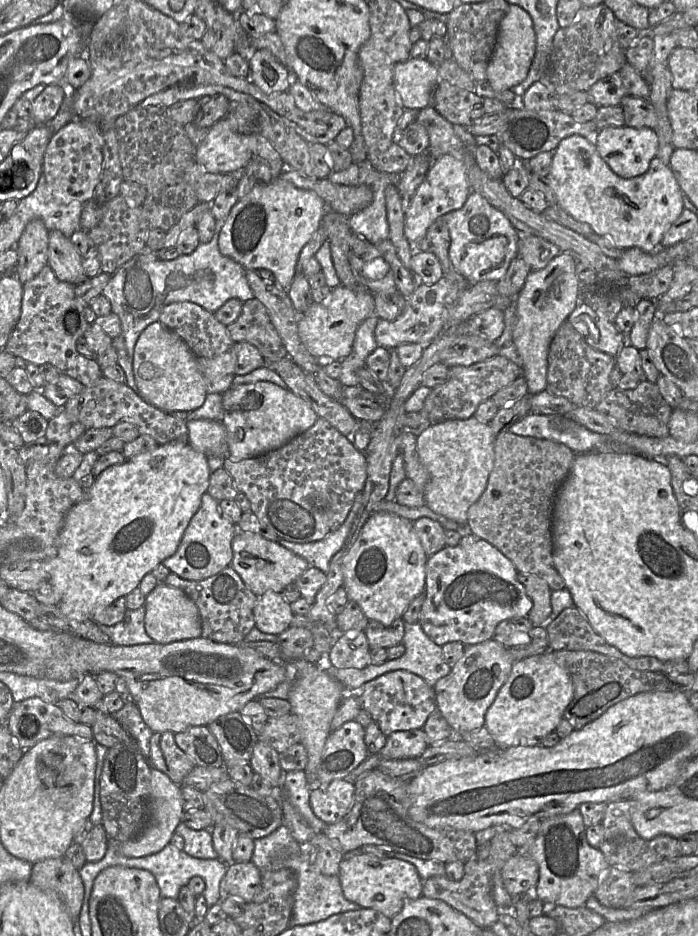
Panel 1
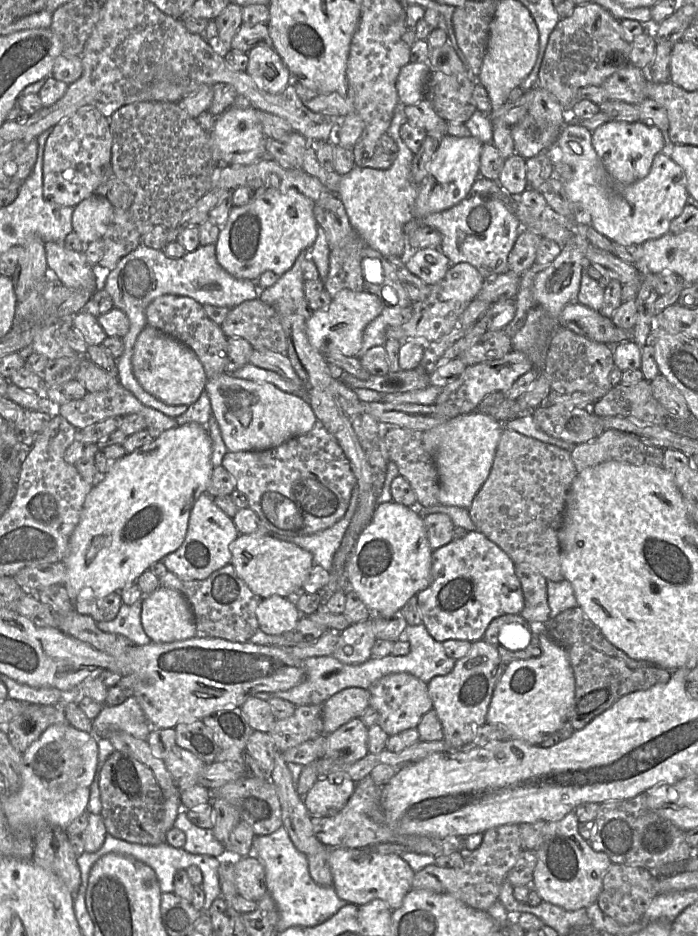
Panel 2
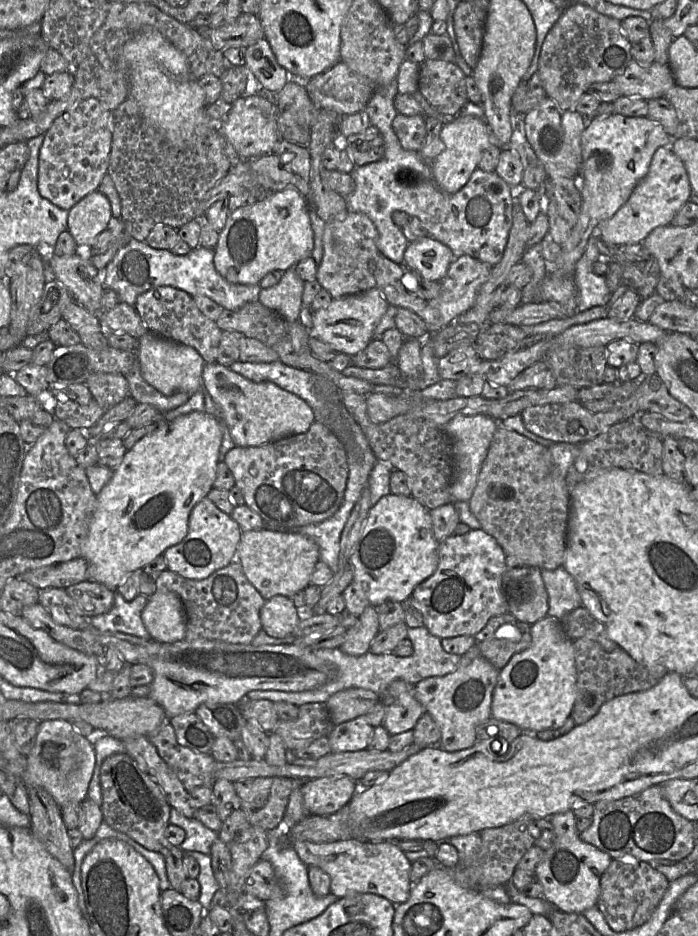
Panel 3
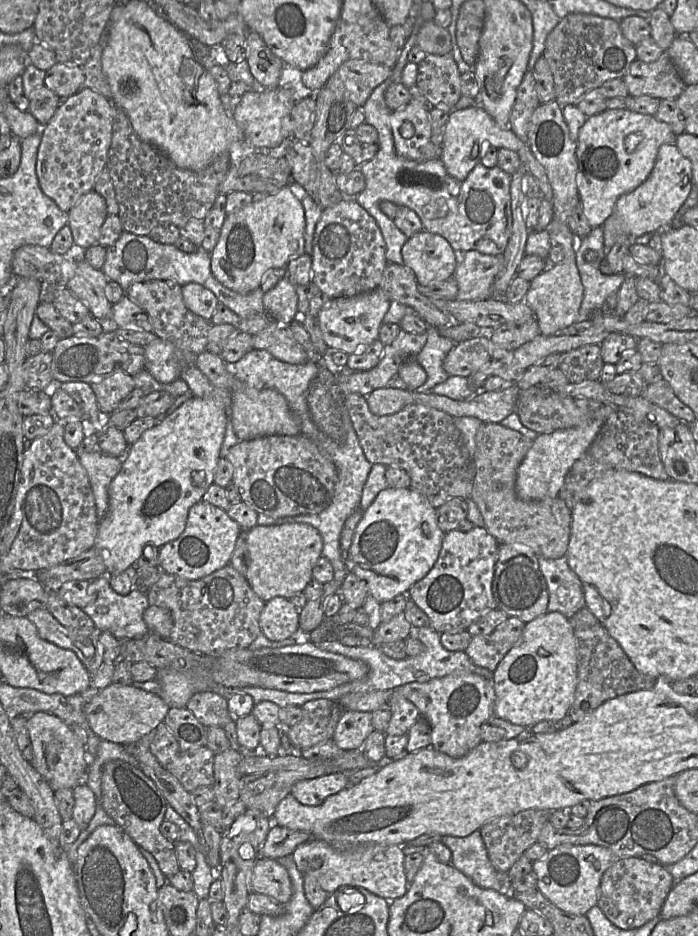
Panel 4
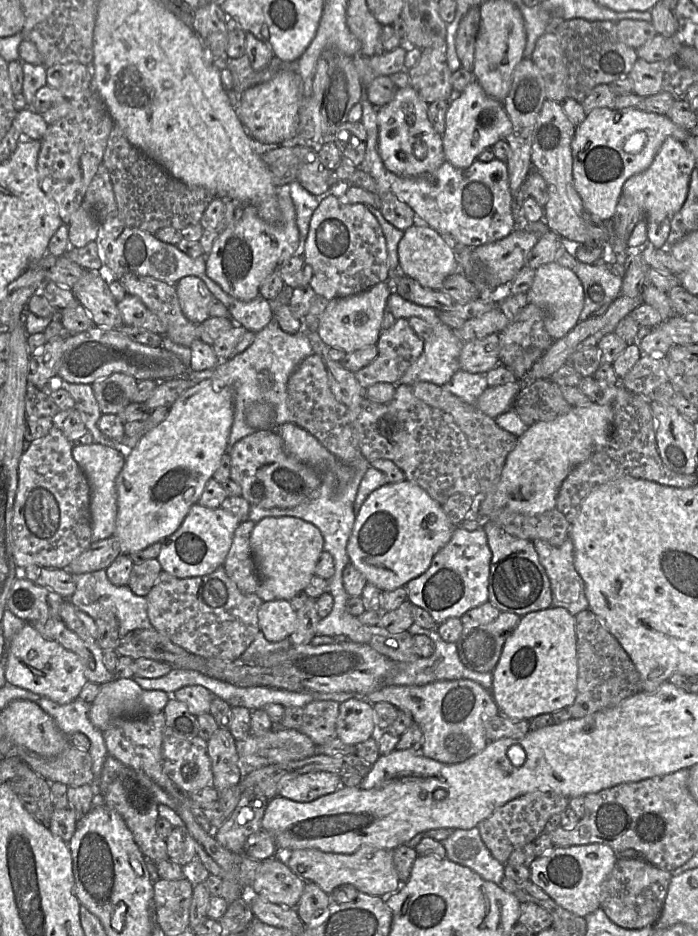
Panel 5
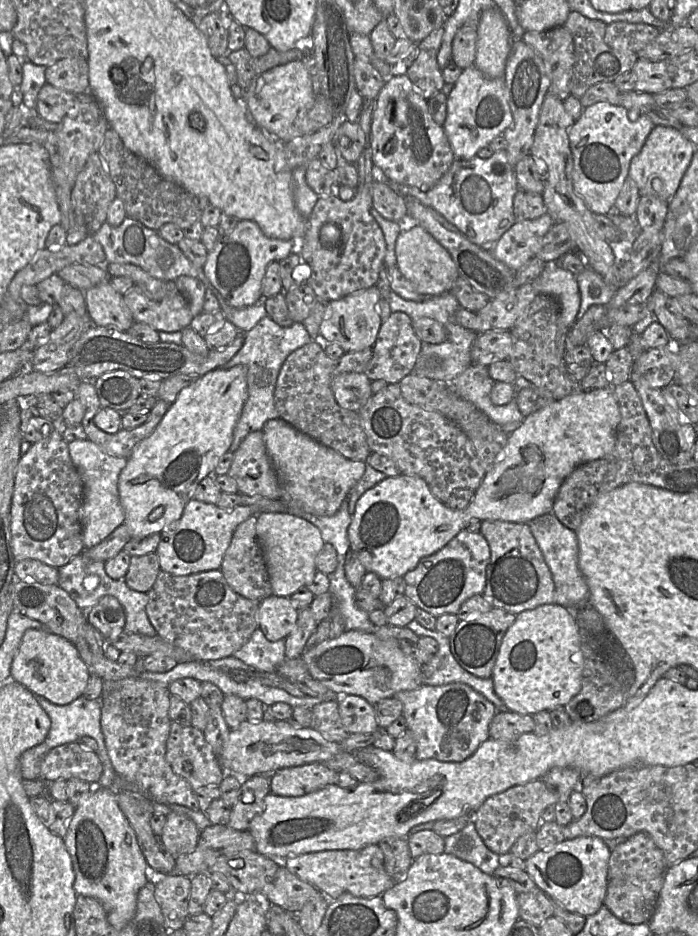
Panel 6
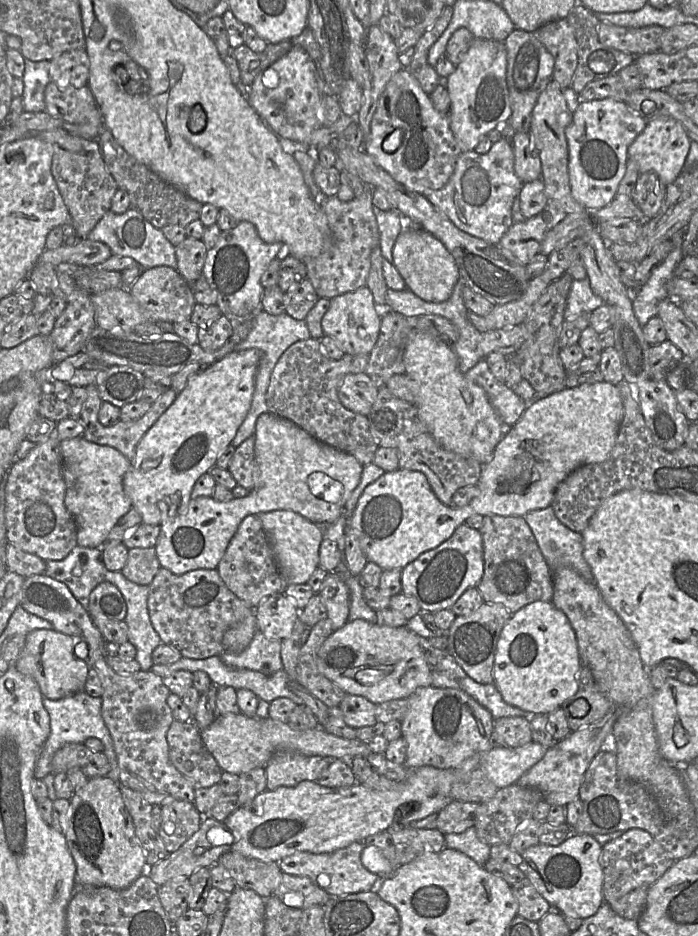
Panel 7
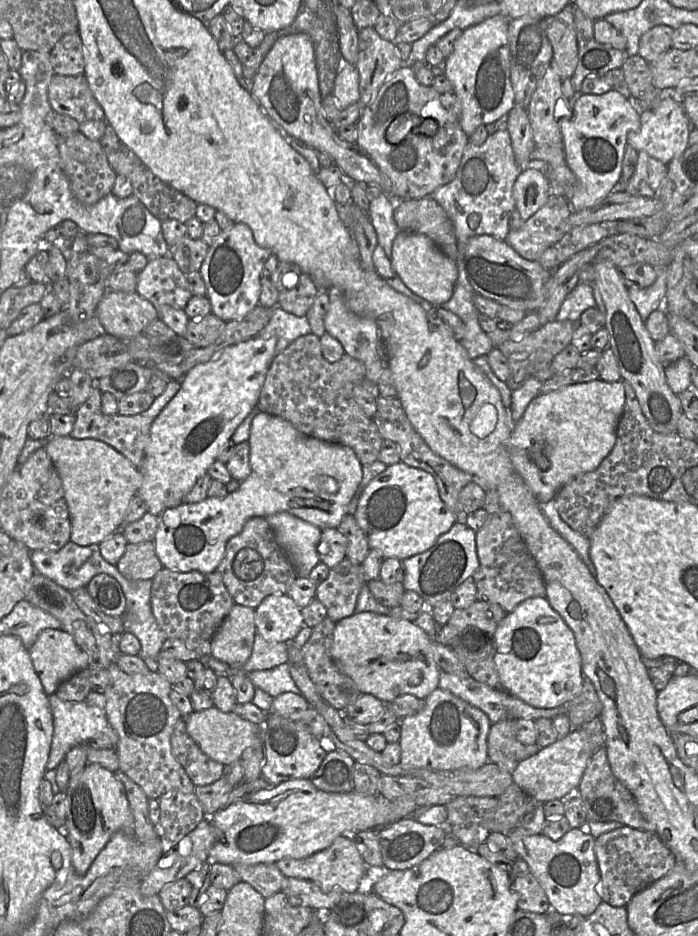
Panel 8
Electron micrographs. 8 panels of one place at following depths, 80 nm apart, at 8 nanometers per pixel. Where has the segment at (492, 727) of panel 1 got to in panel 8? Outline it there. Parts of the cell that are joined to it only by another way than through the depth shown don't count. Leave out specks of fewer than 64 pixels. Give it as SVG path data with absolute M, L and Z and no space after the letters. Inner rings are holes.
M545 597L529 598L508 613L495 631L494 663L503 690L535 708L556 708L577 697L583 688L582 659L573 631Z

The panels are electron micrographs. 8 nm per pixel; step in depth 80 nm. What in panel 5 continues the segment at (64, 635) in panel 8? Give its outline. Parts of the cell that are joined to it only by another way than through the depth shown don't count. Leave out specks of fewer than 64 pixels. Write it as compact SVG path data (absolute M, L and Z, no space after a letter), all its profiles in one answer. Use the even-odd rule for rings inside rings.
M26 623L13 637L6 654L6 681L64 705L79 698L88 682L79 657L59 643L45 639L31 623Z

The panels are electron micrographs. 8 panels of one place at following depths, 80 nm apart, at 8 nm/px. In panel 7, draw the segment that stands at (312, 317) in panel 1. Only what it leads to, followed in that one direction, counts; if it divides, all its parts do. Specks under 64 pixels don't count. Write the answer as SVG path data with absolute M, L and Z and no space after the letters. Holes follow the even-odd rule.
M363 286L330 300L330 308L322 318L324 335L337 340L345 354L369 355L379 337L382 320L382 311L375 304L371 290Z

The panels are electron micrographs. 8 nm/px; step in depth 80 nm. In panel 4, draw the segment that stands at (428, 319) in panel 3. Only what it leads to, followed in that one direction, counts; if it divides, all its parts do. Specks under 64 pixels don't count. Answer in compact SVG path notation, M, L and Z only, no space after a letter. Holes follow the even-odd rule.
M475 250L459 254L453 278L458 284L456 300L480 301L493 296L493 283L503 265L502 255L487 255Z

